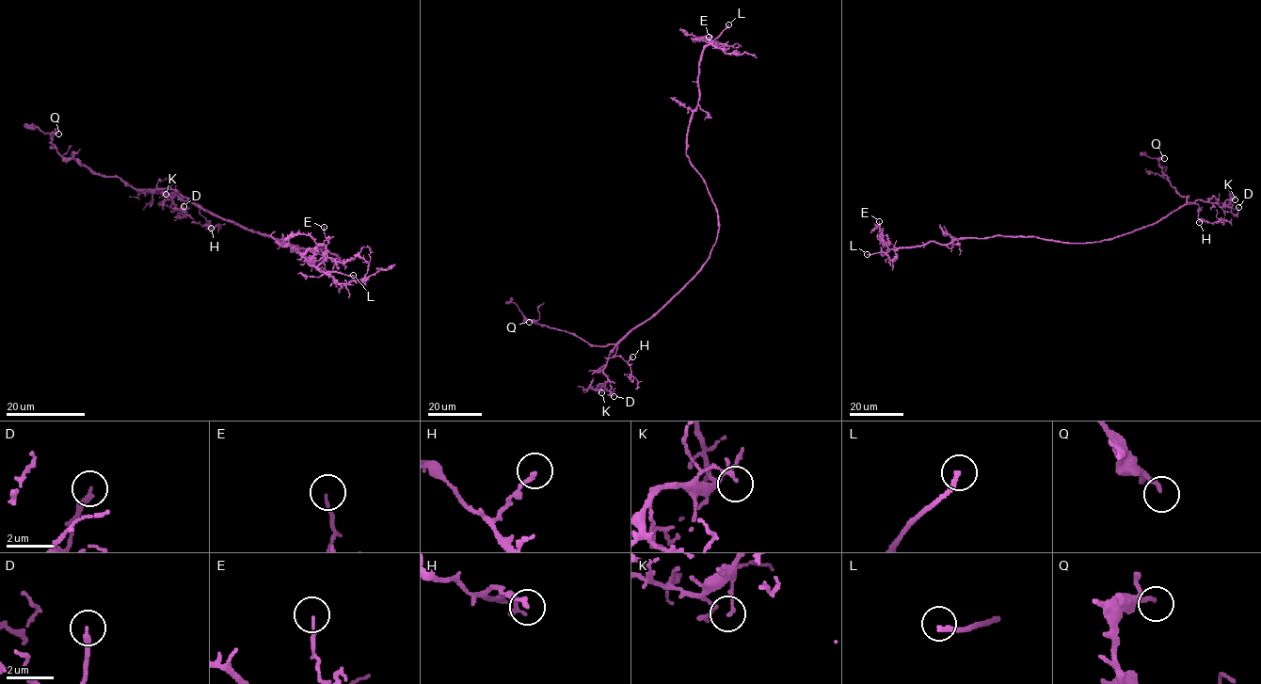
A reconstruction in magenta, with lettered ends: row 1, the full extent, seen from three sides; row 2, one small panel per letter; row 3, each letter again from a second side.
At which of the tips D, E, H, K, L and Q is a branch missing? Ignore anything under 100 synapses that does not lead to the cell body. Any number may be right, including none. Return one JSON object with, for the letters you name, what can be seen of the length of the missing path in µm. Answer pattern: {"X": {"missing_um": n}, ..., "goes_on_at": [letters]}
{"L": {"missing_um": 40}, "goes_on_at": ["L"]}

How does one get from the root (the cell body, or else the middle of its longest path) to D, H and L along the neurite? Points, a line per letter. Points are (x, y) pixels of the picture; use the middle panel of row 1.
D: (711, 249), (703, 266), (660, 309), (634, 326), (610, 354), (603, 373), (610, 382), (609, 391), (614, 396)
H: (711, 249), (703, 266), (660, 309), (636, 326), (617, 345), (613, 357), (620, 356), (626, 361), (632, 357)
L: (711, 249), (717, 237), (717, 212), (704, 180), (686, 154), (687, 130), (698, 101), (701, 52), (728, 24)

